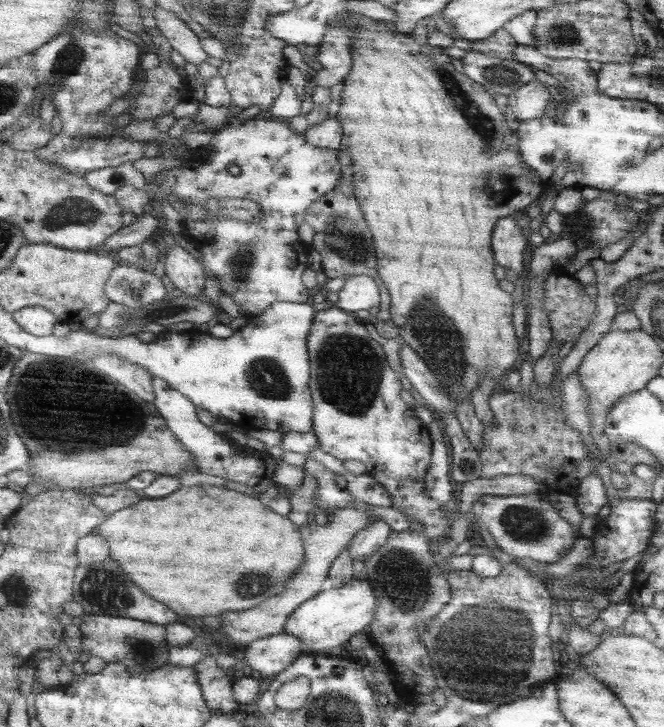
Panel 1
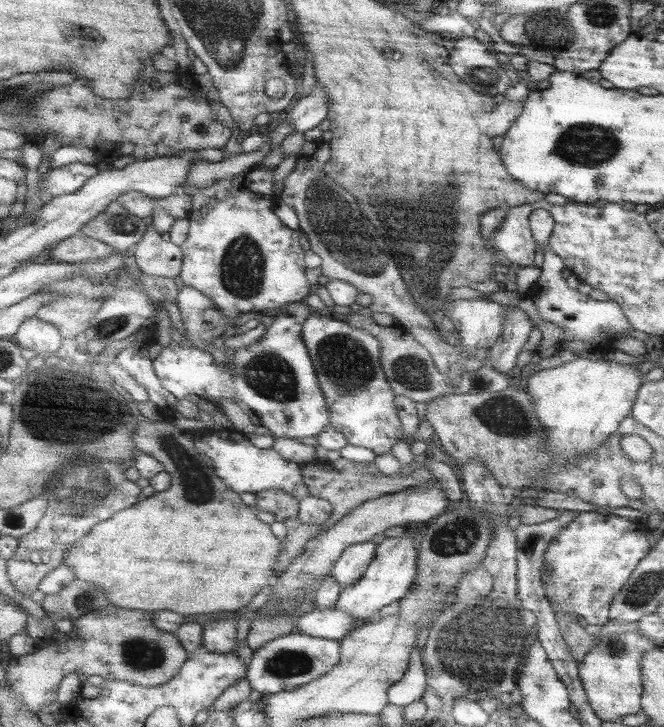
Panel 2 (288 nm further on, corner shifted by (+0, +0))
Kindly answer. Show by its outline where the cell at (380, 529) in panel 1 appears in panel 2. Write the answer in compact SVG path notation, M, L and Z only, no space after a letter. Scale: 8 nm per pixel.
M373 540L345 550L345 554L341 556L341 560L333 570L333 576L341 582L343 590L351 588L355 582L359 582L365 576L369 566L377 560L377 550L379 550L379 544L375 544Z

